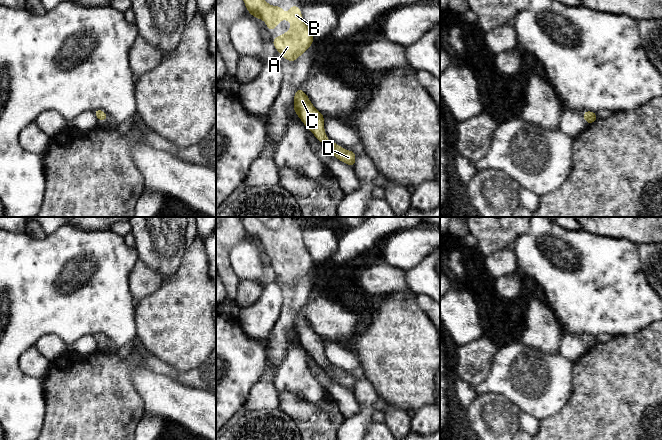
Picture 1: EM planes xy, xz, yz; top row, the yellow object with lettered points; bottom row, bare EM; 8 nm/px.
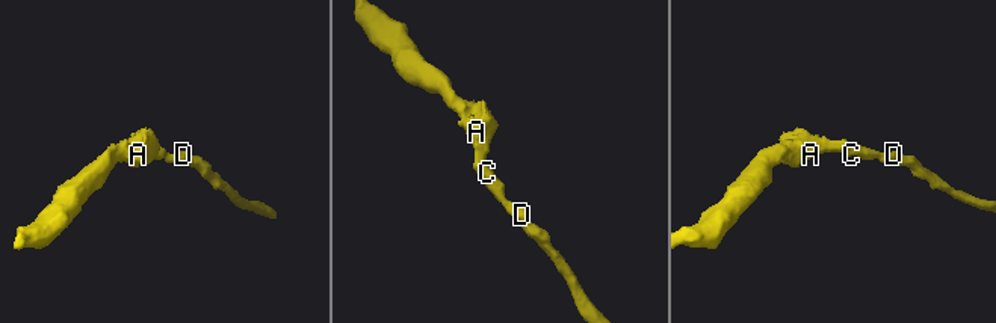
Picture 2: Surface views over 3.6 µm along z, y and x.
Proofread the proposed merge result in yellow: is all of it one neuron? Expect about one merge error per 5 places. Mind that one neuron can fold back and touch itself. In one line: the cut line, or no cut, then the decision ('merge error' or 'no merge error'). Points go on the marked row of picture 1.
no cut | no merge error

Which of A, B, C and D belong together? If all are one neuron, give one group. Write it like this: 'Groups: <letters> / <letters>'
Groups: A B C D

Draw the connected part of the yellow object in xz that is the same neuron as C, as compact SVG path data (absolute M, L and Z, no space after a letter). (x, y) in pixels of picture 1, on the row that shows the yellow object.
M300 88L295 91L293 109L303 124L328 150L335 155L335 158L354 168L356 154L354 151L345 150L340 145L330 141L324 129L324 115L321 114L311 103L306 93Z

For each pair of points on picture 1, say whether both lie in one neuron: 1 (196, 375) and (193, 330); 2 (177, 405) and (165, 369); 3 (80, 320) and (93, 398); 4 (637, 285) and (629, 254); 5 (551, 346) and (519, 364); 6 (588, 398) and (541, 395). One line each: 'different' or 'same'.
1: different
2: different
3: different
4: same
5: different
6: different

